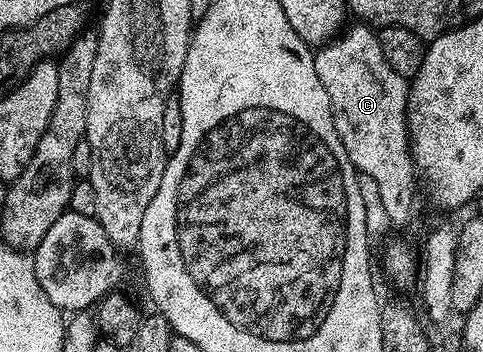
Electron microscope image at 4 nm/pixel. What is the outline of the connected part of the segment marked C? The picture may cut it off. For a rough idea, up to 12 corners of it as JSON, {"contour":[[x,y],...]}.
{"contour":[[377,31],[314,54],[347,157],[395,226],[417,215],[410,84]]}

